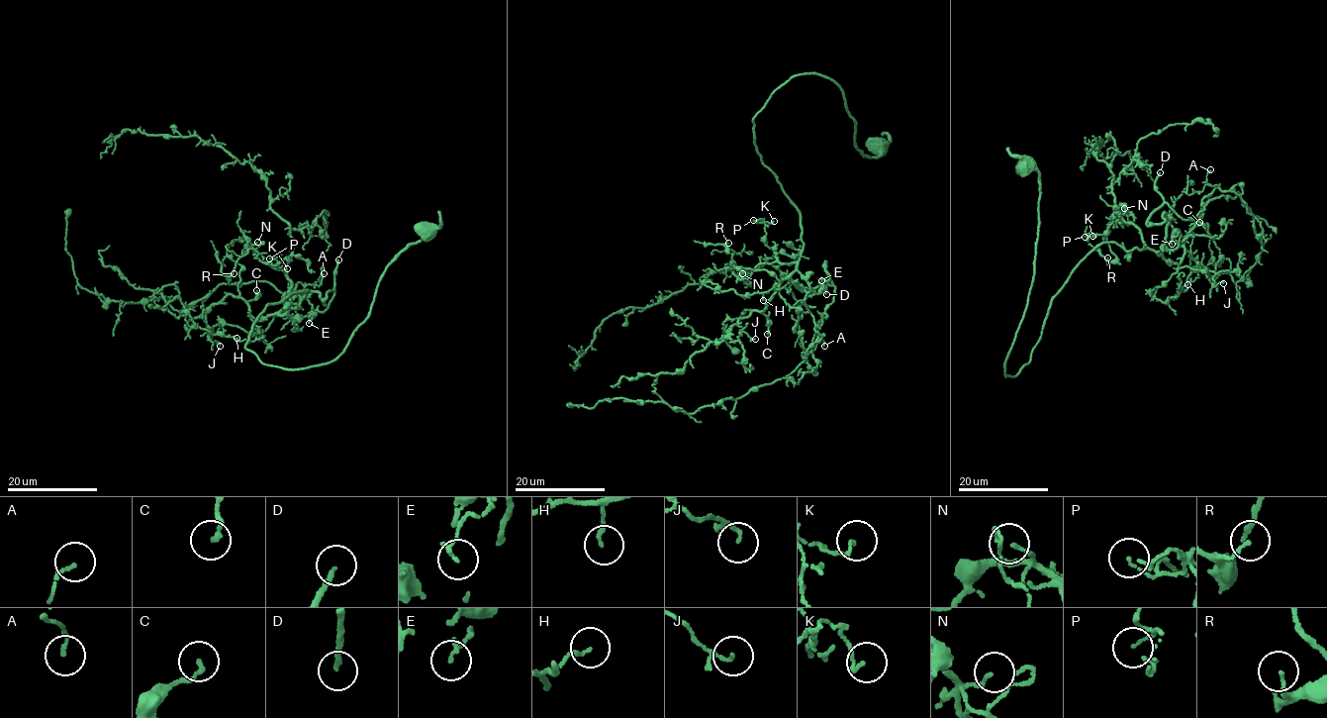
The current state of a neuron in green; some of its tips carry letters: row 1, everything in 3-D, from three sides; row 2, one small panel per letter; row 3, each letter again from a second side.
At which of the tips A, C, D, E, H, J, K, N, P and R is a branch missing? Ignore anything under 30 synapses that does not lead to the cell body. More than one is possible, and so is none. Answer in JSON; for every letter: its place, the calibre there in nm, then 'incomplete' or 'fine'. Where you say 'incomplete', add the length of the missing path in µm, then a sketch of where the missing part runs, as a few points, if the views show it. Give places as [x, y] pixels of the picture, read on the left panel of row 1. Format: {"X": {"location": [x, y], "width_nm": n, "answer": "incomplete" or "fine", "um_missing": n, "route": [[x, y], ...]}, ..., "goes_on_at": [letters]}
{"A": {"location": [324, 273], "width_nm": 130, "answer": "fine"}, "C": {"location": [256, 290], "width_nm": 170, "answer": "fine"}, "D": {"location": [338, 259], "width_nm": 180, "answer": "incomplete", "um_missing": 130, "route": [[338, 259], [327, 217], [264, 132], [233, 120], [213, 94], [136, 101], [90, 86], [95, 48]]}, "E": {"location": [309, 323], "width_nm": 140, "answer": "fine"}, "H": {"location": [236, 338], "width_nm": 110, "answer": "fine"}, "J": {"location": [220, 346], "width_nm": 90, "answer": "fine"}, "K": {"location": [287, 268], "width_nm": 120, "answer": "fine"}, "N": {"location": [257, 242], "width_nm": 120, "answer": "fine"}, "P": {"location": [269, 258], "width_nm": 100, "answer": "fine"}, "R": {"location": [234, 273], "width_nm": 110, "answer": "fine"}, "goes_on_at": ["D"]}

